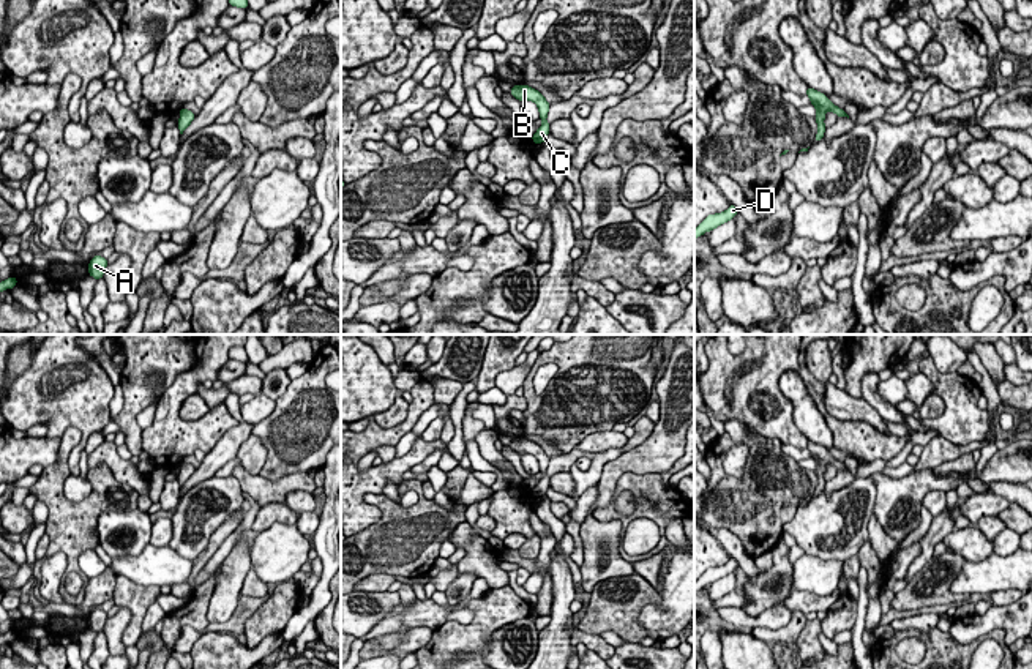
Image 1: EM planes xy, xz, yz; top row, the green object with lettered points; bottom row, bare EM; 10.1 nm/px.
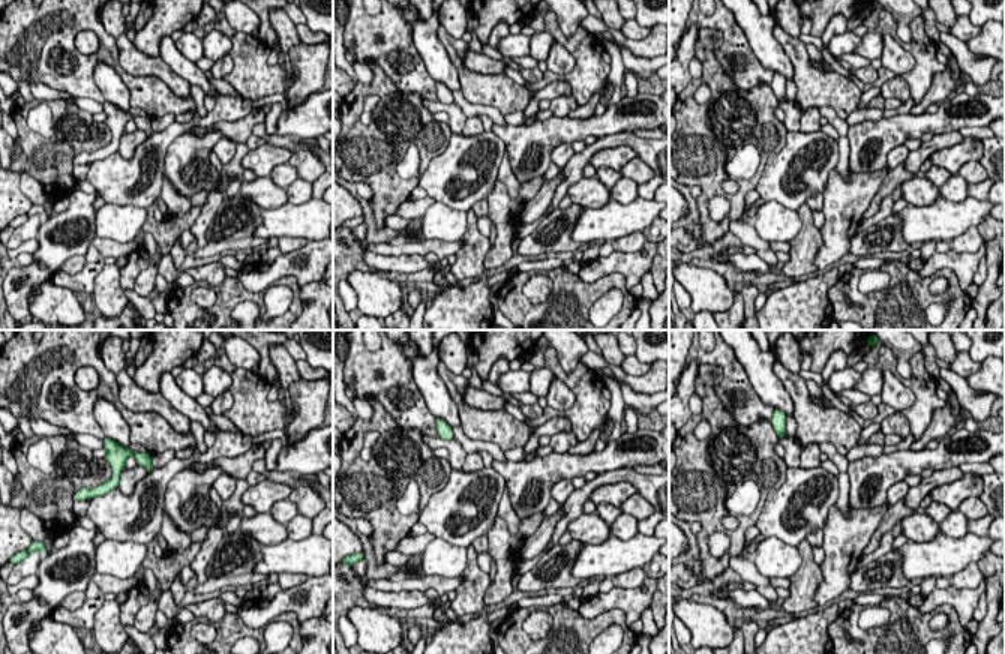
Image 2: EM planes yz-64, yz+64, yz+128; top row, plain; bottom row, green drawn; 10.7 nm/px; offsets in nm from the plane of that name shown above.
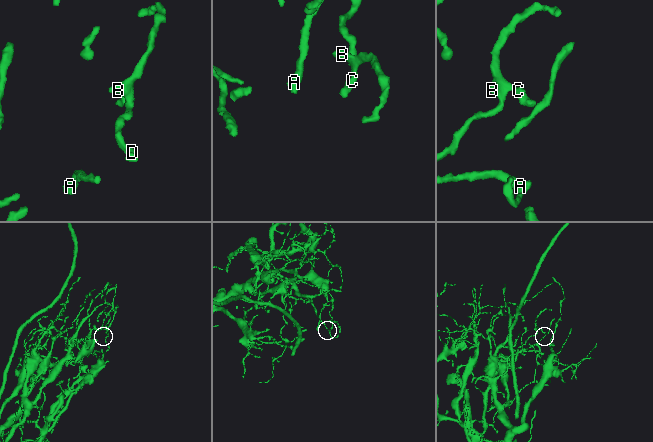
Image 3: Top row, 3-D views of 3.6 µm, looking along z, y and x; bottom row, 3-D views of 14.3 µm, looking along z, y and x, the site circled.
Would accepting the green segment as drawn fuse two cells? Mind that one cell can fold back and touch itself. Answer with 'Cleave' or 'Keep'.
Keep

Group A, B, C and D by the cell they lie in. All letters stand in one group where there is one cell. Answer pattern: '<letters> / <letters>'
A B C D

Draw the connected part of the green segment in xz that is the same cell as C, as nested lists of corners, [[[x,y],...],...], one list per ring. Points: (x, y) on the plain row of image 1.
[[[514,439],[510,447],[514,451],[518,451],[521,456],[529,453],[529,454],[533,454],[538,459],[540,473],[543,475],[543,478],[532,489],[532,494],[537,499],[544,495],[548,488],[549,488],[549,480],[551,480],[551,477],[546,475],[551,458],[544,453],[544,450],[538,443],[535,443],[535,442],[529,440],[529,439]]]

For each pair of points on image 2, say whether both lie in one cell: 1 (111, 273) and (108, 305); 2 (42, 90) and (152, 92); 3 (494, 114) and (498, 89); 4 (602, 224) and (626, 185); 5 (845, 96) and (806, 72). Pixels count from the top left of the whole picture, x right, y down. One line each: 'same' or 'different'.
1: same
2: different
3: different
4: different
5: same

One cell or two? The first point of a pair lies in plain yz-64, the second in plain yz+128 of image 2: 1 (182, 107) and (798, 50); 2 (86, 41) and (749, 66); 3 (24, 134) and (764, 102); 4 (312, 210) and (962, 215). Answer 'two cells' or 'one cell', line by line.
1: one cell
2: two cells
3: one cell
4: one cell

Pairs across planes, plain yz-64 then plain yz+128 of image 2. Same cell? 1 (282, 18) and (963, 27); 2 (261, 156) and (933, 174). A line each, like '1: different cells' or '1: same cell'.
1: different cells
2: different cells

